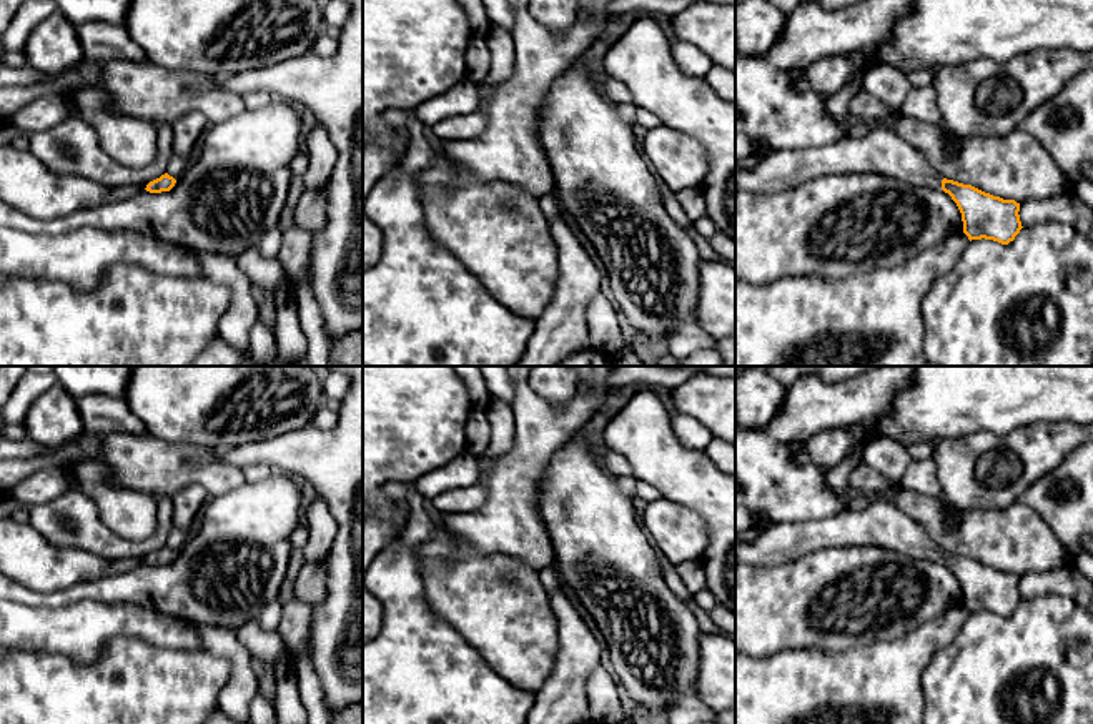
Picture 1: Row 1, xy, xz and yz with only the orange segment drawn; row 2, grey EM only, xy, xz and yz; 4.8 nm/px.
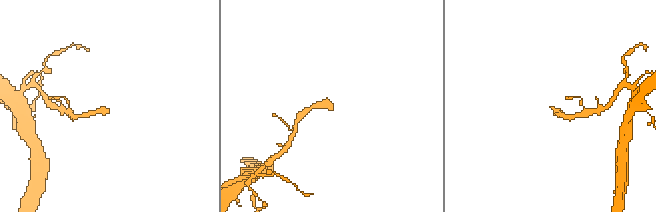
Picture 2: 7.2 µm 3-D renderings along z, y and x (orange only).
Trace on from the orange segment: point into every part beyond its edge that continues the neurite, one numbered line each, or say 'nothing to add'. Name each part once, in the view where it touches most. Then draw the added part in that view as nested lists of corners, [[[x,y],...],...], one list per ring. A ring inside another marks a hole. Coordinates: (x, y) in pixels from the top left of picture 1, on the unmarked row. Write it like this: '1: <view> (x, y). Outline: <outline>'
1: yz (882, 523). Outline: [[[877,496],[862,511],[845,508],[832,518],[772,524],[754,543],[735,538],[735,561],[779,566],[817,549],[848,546],[878,546],[935,563],[942,563],[943,553],[922,524],[890,499]]]

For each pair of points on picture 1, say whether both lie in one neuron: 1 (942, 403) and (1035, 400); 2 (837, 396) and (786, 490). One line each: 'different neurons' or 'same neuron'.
1: same neuron
2: same neuron

